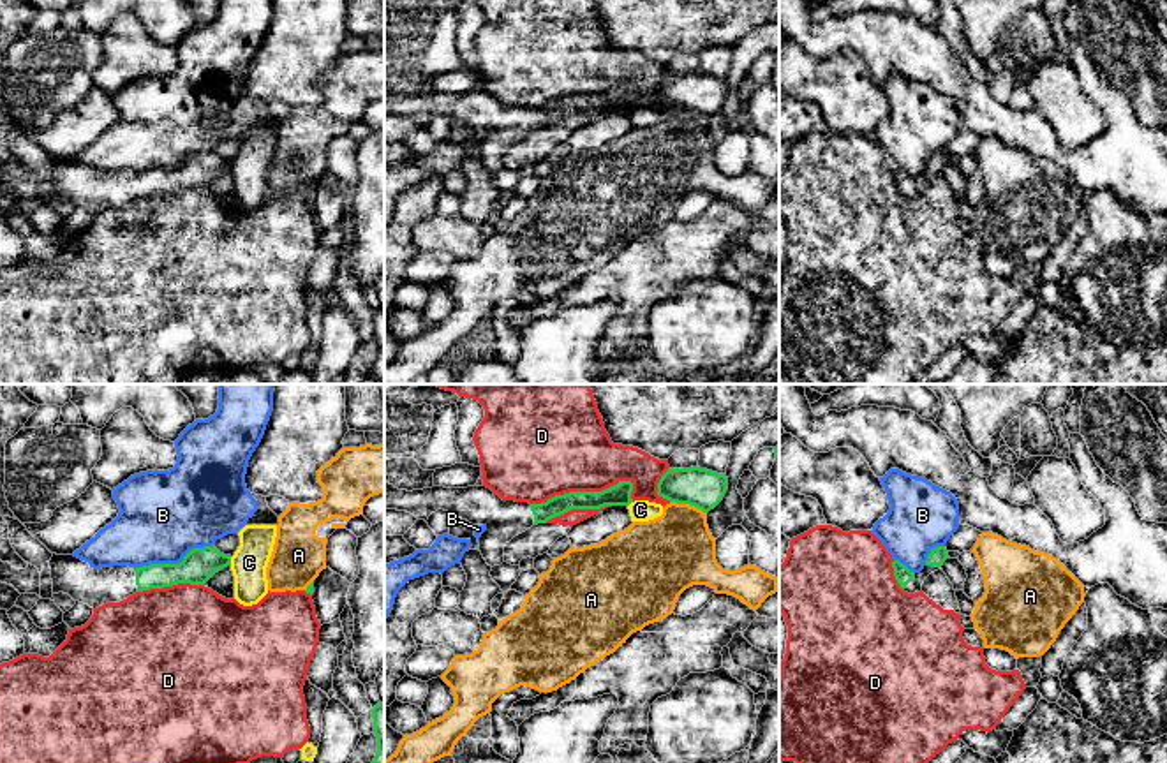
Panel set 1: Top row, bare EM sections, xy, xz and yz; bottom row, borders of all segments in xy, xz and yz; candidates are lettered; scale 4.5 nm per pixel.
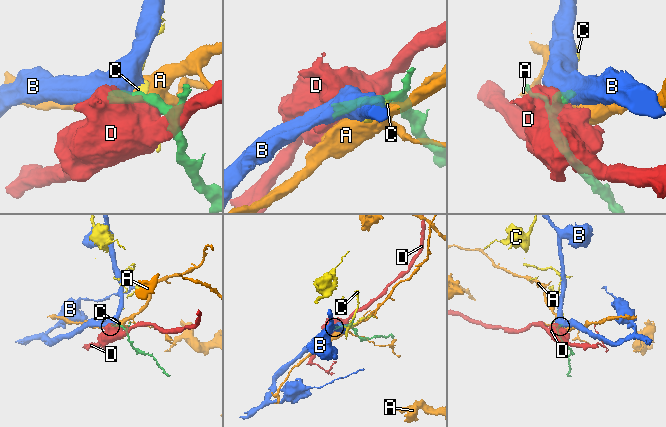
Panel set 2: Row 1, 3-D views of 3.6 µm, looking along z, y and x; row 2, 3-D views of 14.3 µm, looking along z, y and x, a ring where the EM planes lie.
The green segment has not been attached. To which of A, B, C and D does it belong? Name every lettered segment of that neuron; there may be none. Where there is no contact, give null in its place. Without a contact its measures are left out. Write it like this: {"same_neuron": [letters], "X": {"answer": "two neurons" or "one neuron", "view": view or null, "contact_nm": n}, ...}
{"same_neuron": [], "A": {"answer": "two neurons", "view": "xz", "contact_nm": 180}, "B": {"answer": "two neurons", "view": "xy", "contact_nm": 380}, "C": {"answer": "two neurons", "view": "xy", "contact_nm": 40}, "D": {"answer": "two neurons", "view": "xz", "contact_nm": 480}}

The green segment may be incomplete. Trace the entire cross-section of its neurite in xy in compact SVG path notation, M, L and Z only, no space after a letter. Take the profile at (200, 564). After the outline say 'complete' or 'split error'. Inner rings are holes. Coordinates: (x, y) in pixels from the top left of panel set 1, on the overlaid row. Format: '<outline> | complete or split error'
M215 546L194 548L180 564L150 564L136 569L129 566L93 569L74 555L53 553L49 560L53 594L69 594L93 610L150 589L178 583L204 585L227 566L231 555L220 553Z | split error

